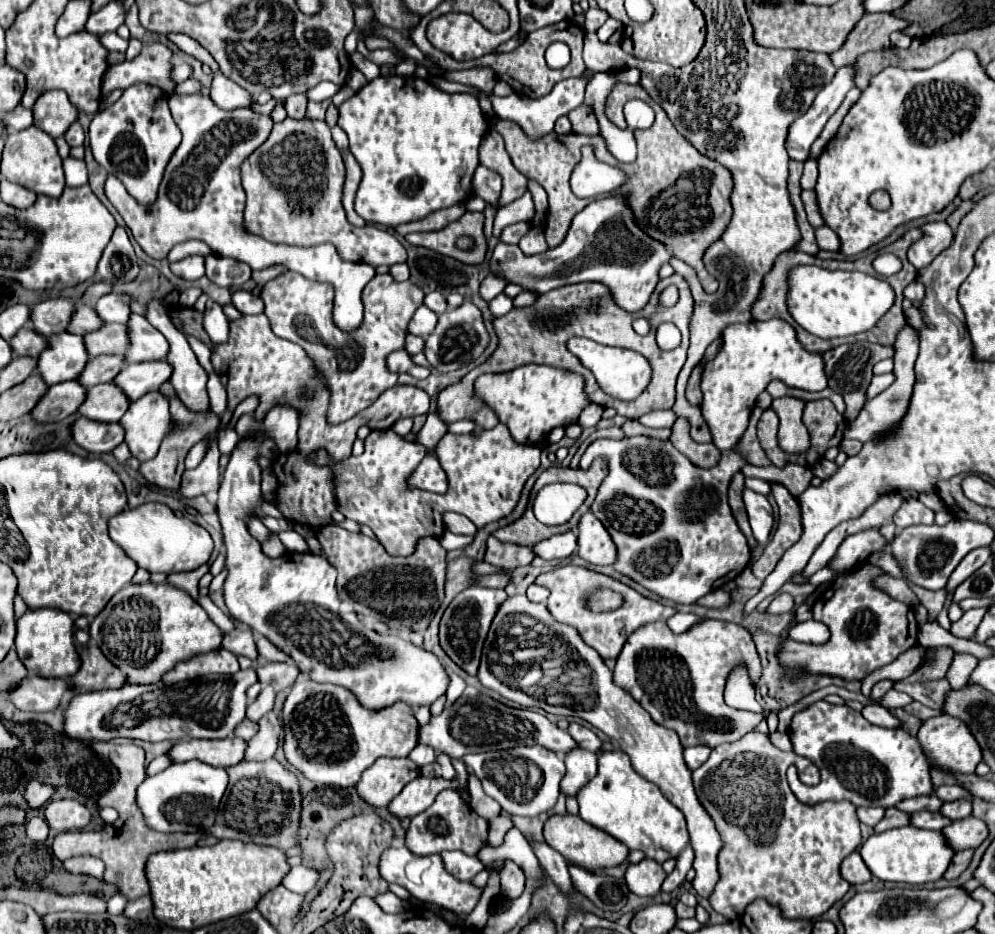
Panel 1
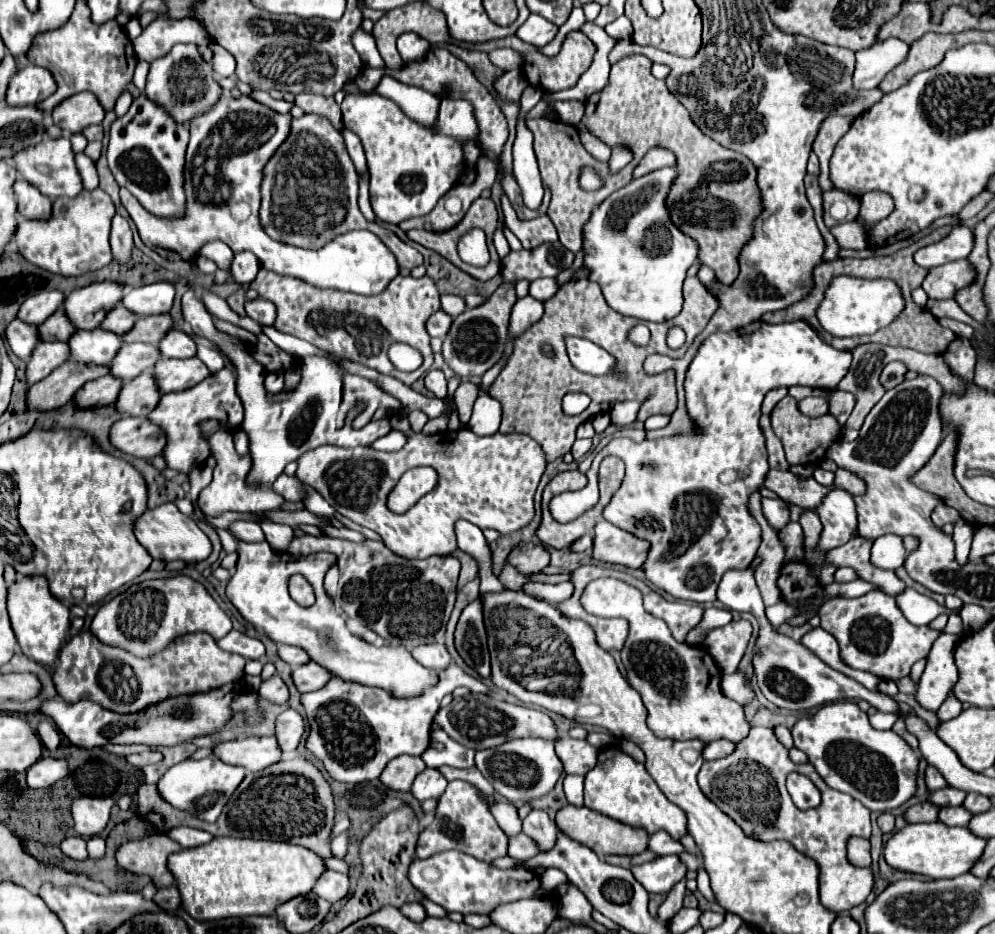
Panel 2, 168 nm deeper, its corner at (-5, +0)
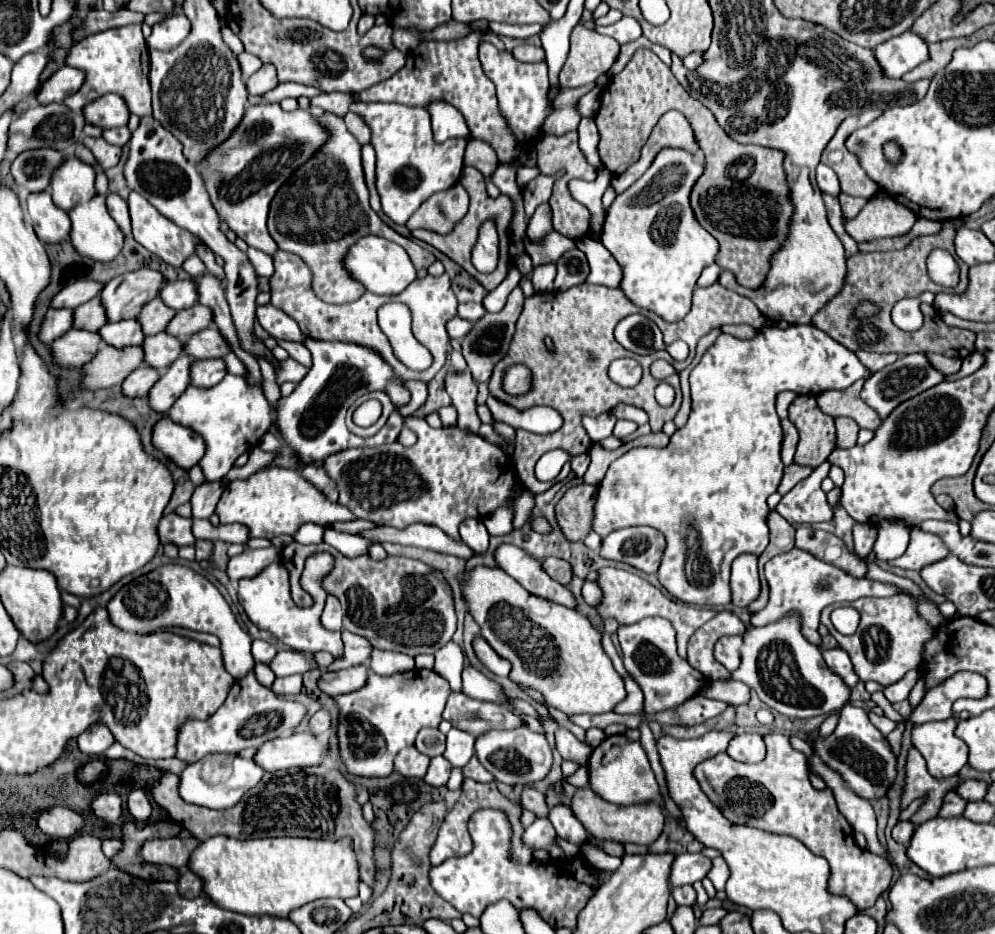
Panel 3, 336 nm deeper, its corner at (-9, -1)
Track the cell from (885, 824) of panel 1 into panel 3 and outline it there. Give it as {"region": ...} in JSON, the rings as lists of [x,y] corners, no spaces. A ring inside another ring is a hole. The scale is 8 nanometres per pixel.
{"region":[[[950,791],[944,797],[944,803],[938,811],[938,817],[958,817],[958,815],[962,815],[964,807],[966,807],[966,801],[962,797],[958,797],[954,791]]]}

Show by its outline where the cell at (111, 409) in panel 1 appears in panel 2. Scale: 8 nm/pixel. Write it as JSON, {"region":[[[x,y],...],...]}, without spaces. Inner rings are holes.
{"region":[[[146,370],[138,378],[124,384],[120,398],[116,400],[116,408],[128,416],[148,416],[158,406],[160,396],[154,370]]]}

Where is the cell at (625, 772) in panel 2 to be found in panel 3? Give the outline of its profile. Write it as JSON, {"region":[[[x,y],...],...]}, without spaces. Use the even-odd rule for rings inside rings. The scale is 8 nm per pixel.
{"region":[[[612,735],[606,737],[590,755],[588,759],[588,773],[590,773],[590,789],[600,795],[604,801],[614,805],[644,805],[658,801],[658,781],[650,769],[648,757],[638,741],[628,741],[626,735]]]}

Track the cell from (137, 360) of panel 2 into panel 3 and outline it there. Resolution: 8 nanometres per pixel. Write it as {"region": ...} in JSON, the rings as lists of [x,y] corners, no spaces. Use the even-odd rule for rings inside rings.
{"region":[[[168,333],[146,337],[142,347],[144,347],[144,363],[148,367],[156,367],[158,371],[168,369],[182,353],[182,343]]]}

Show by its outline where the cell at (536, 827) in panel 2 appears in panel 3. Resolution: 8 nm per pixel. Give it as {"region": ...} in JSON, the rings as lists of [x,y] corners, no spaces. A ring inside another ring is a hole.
{"region":[[[526,787],[526,789],[524,789],[524,793],[522,793],[522,807],[526,807],[526,809],[532,811],[532,813],[536,813],[538,819],[548,817],[548,811],[550,811],[550,807],[546,805],[544,795],[538,793],[538,791],[532,789],[532,787]]]}

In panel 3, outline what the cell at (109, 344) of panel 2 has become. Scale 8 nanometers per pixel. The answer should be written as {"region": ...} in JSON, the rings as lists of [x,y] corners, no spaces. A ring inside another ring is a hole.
{"region":[[[120,321],[120,323],[106,323],[100,327],[98,335],[106,345],[112,347],[130,347],[130,345],[140,345],[144,341],[140,325],[132,321]]]}

